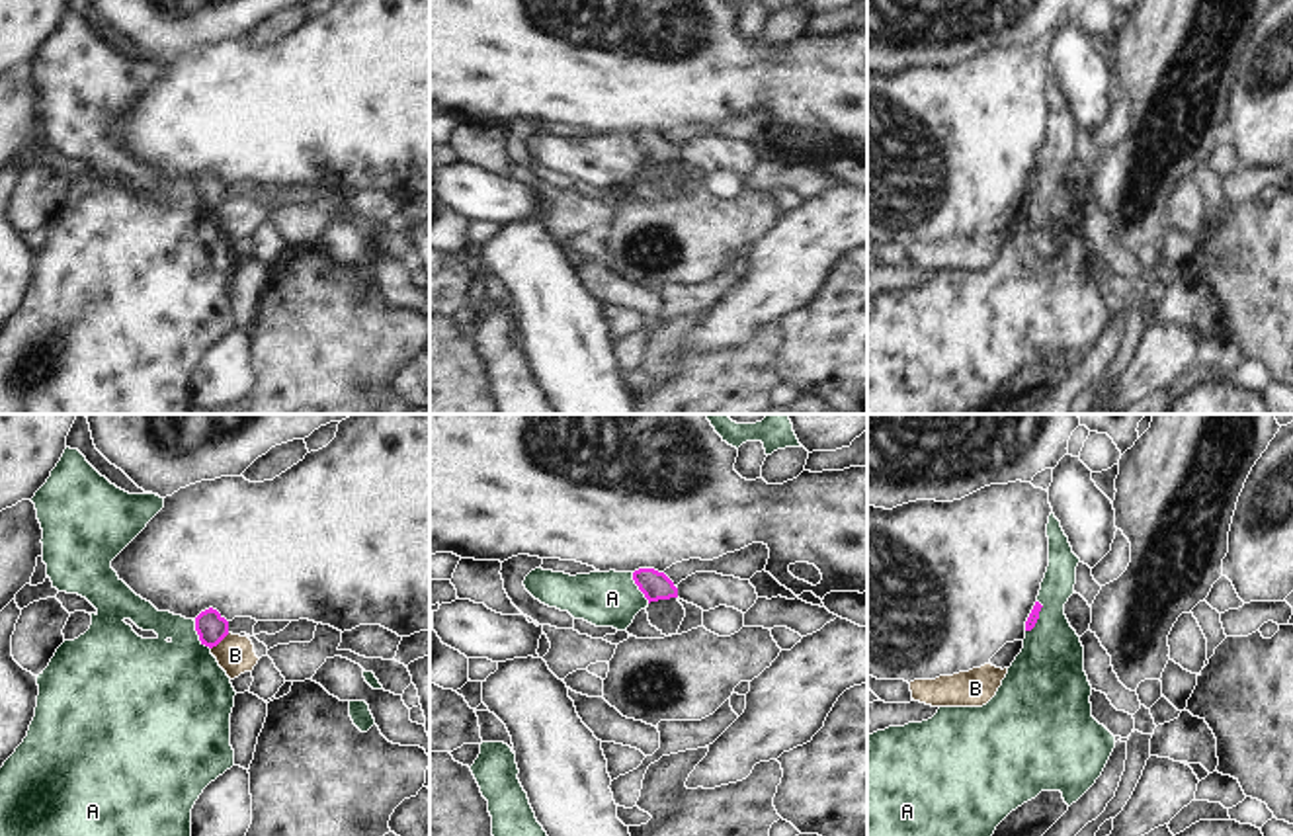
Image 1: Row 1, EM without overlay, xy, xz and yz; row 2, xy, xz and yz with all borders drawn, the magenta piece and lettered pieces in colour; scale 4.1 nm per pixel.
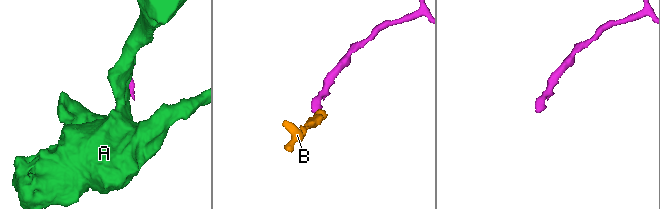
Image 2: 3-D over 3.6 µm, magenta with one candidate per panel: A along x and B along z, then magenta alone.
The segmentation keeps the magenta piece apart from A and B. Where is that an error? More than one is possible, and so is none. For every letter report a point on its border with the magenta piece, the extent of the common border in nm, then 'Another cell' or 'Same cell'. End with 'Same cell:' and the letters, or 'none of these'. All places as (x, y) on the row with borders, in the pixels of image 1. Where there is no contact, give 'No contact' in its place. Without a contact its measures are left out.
A: Touches magenta at yz (1038, 618). Shared border 140 nm. Another cell
B: Touches magenta at xy (219, 641). Shared border 100 nm. Another cell
Same cell: none of these.

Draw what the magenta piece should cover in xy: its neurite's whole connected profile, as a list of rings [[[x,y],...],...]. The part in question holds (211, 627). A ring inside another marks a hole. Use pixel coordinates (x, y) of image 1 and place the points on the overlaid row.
[[[209,607],[195,617],[195,631],[201,645],[213,648],[229,635],[229,621]]]

